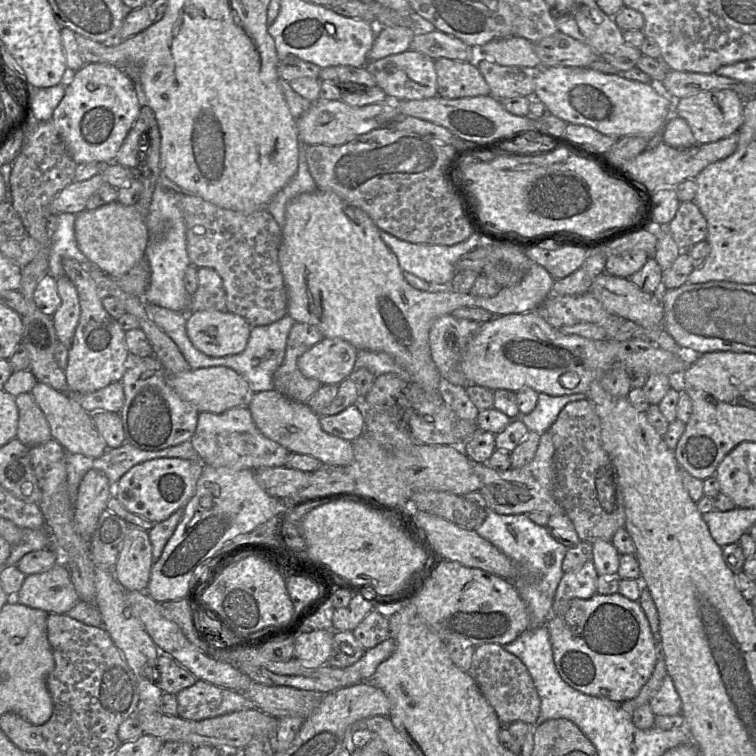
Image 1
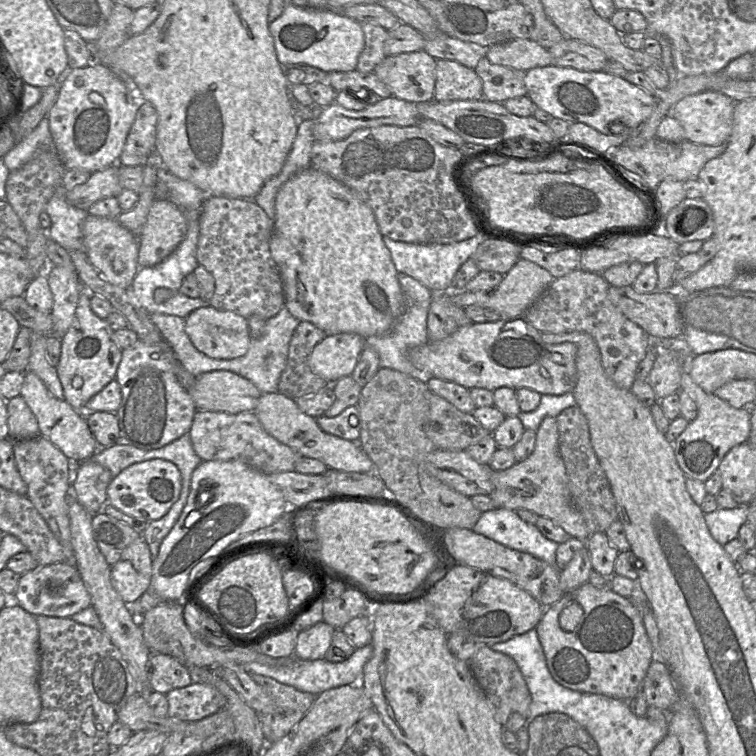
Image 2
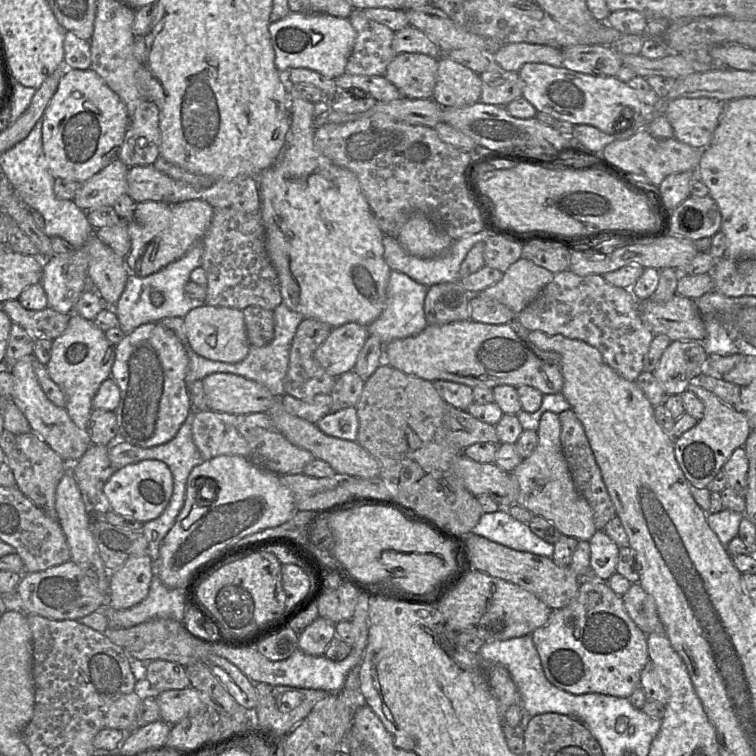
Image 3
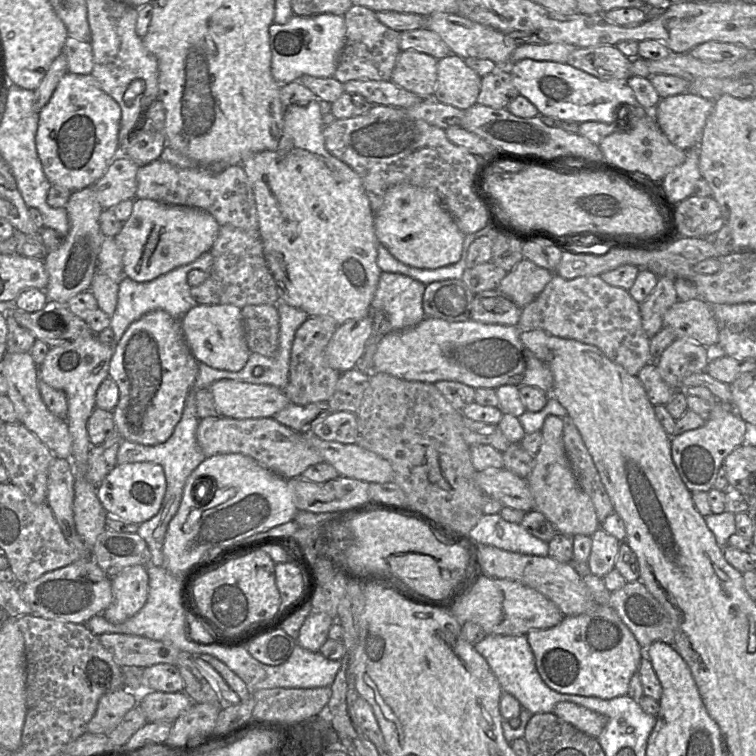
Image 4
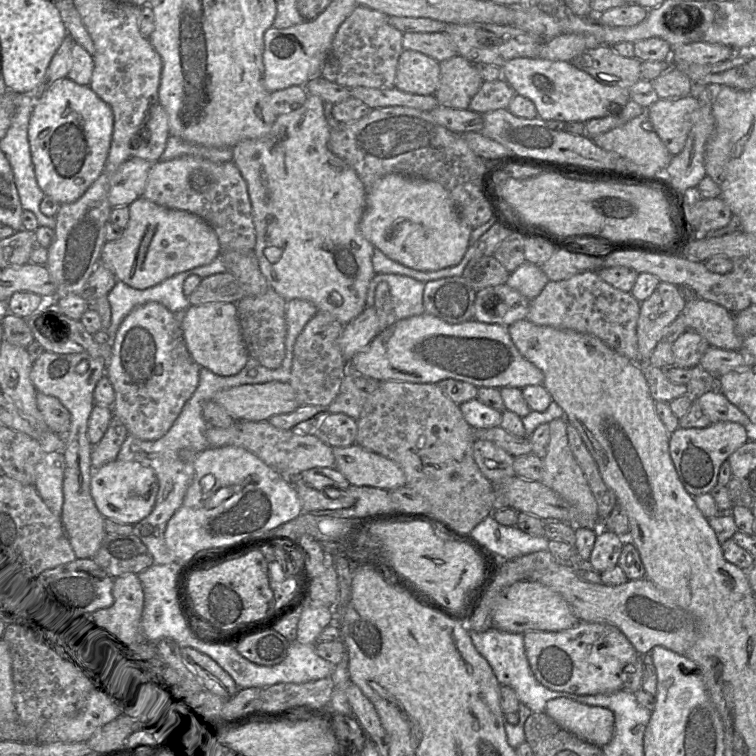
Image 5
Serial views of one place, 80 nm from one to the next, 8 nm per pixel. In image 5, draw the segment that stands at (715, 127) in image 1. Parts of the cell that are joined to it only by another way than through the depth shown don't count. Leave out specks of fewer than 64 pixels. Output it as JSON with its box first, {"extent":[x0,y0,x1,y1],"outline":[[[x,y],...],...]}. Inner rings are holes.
{"extent":[646,94,699,156],"outline":[[[692,94],[676,99],[658,99],[646,111],[653,131],[672,156],[680,153],[692,125],[692,113],[699,102]]]}

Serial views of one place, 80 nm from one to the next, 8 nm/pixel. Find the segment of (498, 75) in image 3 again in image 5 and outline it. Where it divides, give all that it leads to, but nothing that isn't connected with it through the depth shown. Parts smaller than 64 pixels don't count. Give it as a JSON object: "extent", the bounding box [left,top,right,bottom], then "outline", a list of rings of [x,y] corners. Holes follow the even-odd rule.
{"extent":[468,78,515,114],"outline":[[[503,78],[483,82],[479,91],[471,99],[468,109],[480,114],[508,109],[515,95],[513,88]]]}

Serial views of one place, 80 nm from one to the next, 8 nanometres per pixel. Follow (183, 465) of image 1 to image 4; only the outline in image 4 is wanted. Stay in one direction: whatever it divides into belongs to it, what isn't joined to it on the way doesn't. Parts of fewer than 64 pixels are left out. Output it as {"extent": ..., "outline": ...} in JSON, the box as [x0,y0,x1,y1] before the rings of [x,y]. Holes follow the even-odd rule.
{"extent":[96,462,166,524],"outline":[[[151,462],[116,465],[97,487],[96,494],[105,511],[120,520],[141,524],[157,514],[166,492],[163,468]]]}

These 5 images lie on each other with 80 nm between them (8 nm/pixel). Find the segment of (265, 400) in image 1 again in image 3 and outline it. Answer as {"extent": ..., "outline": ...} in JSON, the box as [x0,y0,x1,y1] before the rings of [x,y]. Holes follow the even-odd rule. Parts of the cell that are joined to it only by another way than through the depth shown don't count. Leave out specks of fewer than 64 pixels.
{"extent":[266,398,380,479],"outline":[[[281,398],[276,399],[274,405],[266,413],[271,417],[277,430],[290,443],[309,451],[315,459],[328,463],[335,473],[361,479],[378,478],[380,476],[380,467],[376,459],[356,441],[343,440],[324,434],[316,424],[288,413],[281,402]]]}

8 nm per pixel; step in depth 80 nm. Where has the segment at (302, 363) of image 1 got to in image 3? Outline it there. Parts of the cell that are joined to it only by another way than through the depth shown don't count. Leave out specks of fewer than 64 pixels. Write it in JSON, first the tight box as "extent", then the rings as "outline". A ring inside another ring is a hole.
{"extent":[314,323,368,378],"outline":[[[357,323],[333,328],[314,352],[314,358],[329,375],[337,378],[354,369],[368,336],[368,328]]]}

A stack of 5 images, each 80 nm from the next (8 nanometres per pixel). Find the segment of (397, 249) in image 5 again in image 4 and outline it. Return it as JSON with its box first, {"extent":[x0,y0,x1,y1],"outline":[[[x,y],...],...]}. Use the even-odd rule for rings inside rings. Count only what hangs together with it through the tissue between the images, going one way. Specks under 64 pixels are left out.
{"extent":[374,184,463,269],"outline":[[[408,184],[391,187],[381,208],[374,213],[374,229],[379,244],[398,261],[419,269],[437,269],[461,258],[463,234],[443,207],[434,190]]]}

